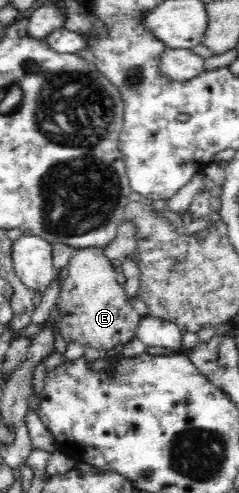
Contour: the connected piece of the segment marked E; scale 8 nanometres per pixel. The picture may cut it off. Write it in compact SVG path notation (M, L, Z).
M87 247L77 249L67 265L69 273L67 279L62 281L62 289L56 301L60 309L60 329L63 340L80 343L84 348L92 347L95 349L111 350L118 345L123 345L137 339L137 326L141 316L135 311L133 305L124 291L124 287L117 283L117 273L109 258L104 255L104 249L99 247Z

